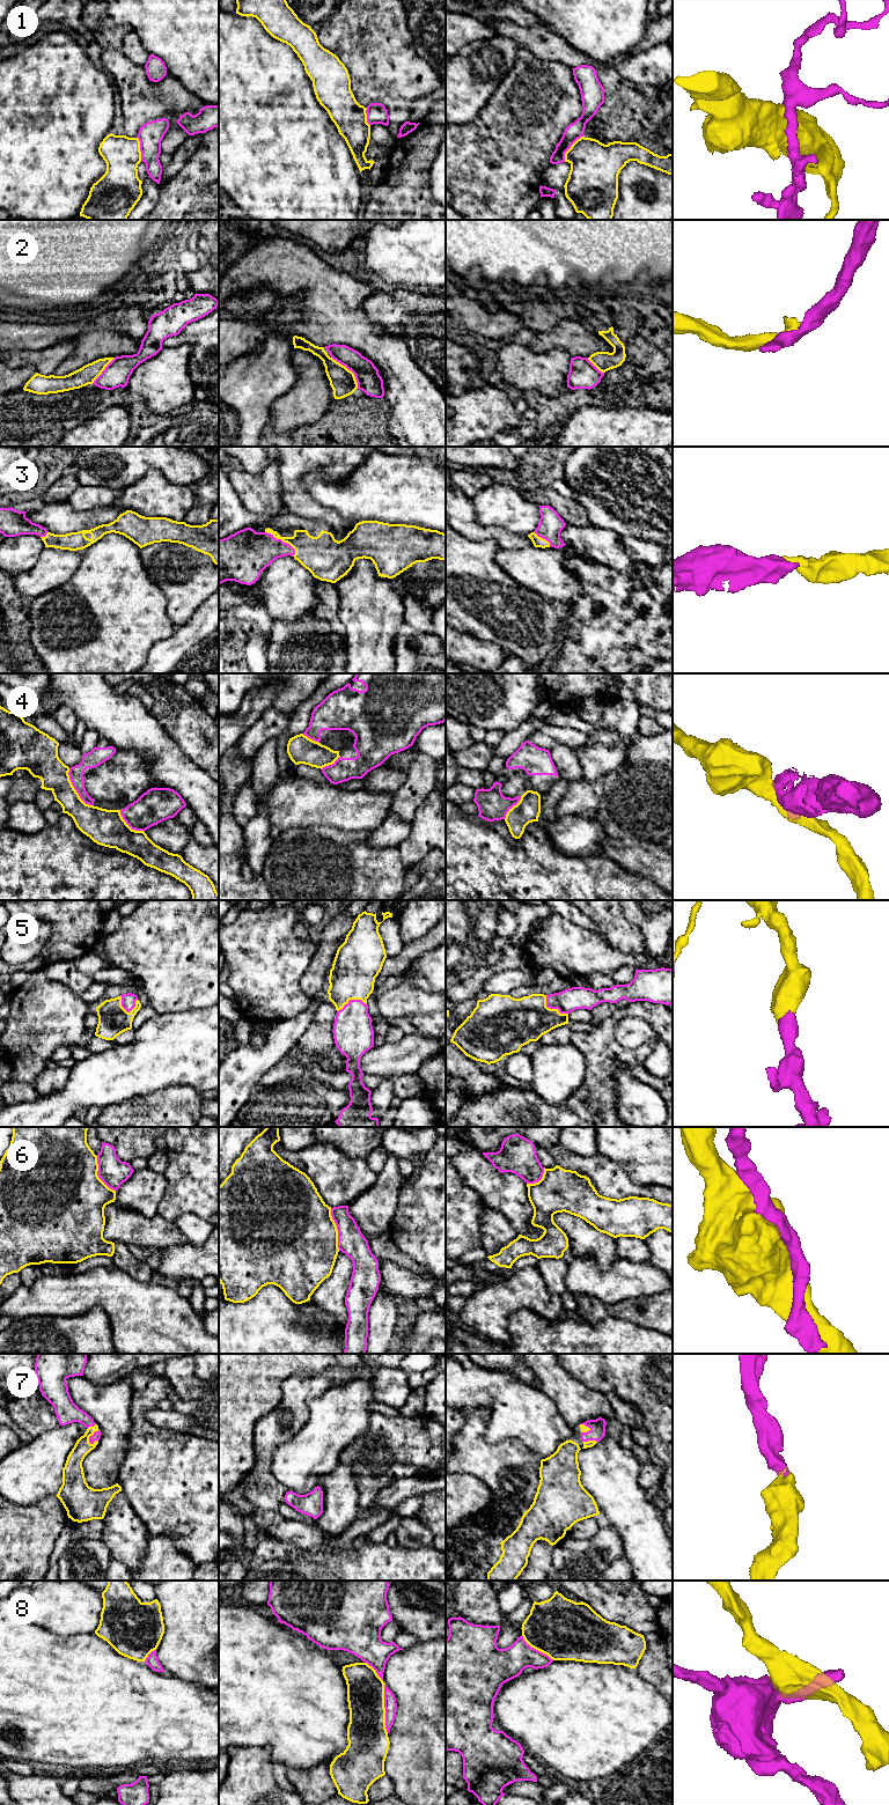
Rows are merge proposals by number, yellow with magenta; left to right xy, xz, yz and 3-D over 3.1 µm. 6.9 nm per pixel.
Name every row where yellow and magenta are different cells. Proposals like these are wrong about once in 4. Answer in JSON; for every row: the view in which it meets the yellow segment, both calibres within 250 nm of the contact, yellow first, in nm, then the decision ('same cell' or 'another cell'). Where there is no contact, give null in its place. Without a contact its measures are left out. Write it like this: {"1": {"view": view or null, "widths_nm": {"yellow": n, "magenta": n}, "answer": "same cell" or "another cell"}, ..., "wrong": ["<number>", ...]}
{"1": {"view": "yz", "widths_nm": {"yellow": 340, "magenta": 120}, "answer": "another cell"}, "2": {"view": "xz", "widths_nm": {"yellow": 180, "magenta": 170}, "answer": "another cell"}, "3": {"view": "xz", "widths_nm": {"yellow": 240, "magenta": 300}, "answer": "same cell"}, "4": {"view": "xy", "widths_nm": {"yellow": 220, "magenta": 120}, "answer": "another cell"}, "5": {"view": "yz", "widths_nm": {"yellow": 320, "magenta": 160}, "answer": "same cell"}, "6": {"view": "xz", "widths_nm": {"yellow": 500, "magenta": 190}, "answer": "another cell"}, "7": {"view": "xy", "widths_nm": {"yellow": 120, "magenta": 60}, "answer": "same cell"}, "8": {"view": "xz", "widths_nm": {"yellow": 260, "magenta": 90}, "answer": "another cell"}, "wrong": ["1", "2", "4", "6", "8"]}

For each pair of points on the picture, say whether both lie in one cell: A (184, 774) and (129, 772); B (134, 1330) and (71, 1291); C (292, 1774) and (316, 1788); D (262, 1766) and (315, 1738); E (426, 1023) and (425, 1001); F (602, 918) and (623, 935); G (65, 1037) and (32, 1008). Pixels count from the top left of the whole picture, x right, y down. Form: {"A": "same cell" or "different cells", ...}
{"A": "different cells", "B": "same cell", "C": "same cell", "D": "different cells", "E": "different cells", "F": "same cell", "G": "same cell"}

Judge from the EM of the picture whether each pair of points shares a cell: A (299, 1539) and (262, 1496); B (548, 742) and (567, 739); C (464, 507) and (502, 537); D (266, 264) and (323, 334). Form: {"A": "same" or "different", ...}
{"A": "different", "B": "same", "C": "same", "D": "same"}

